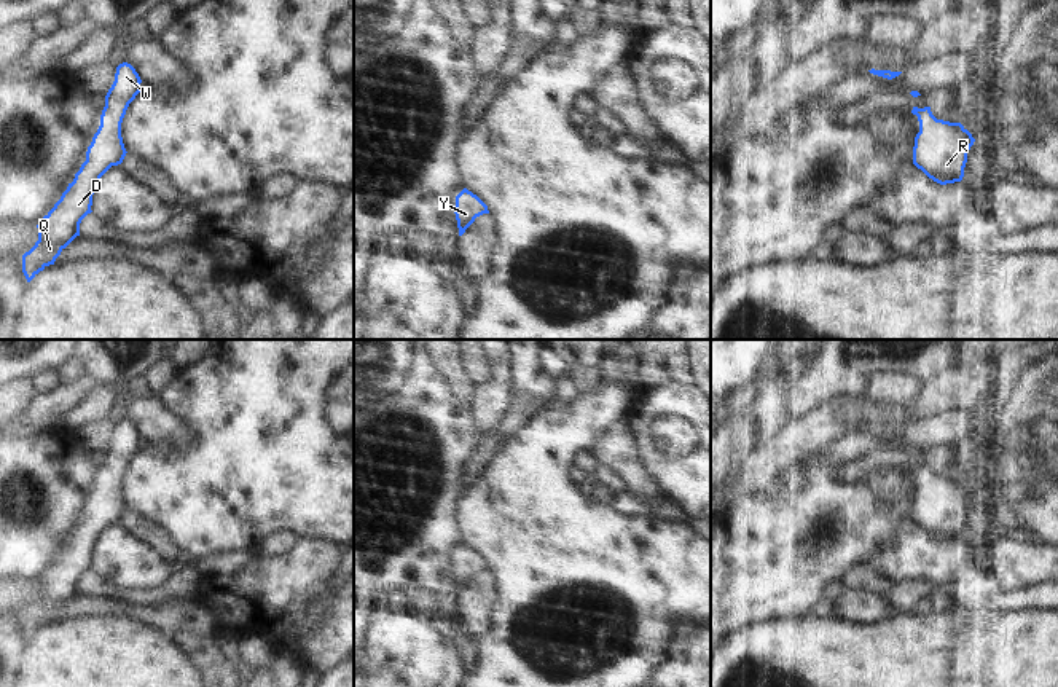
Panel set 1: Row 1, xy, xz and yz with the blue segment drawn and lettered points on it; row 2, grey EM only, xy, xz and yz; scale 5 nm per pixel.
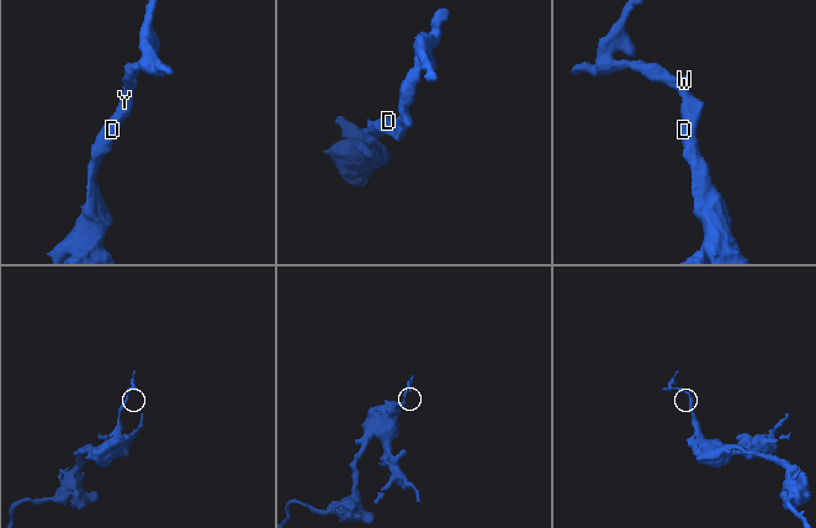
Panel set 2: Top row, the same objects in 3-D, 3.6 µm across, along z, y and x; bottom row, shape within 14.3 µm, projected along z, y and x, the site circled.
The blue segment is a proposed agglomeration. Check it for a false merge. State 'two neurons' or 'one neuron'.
one neuron

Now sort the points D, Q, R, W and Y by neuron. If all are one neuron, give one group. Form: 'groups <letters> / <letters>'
groups D Q R W Y

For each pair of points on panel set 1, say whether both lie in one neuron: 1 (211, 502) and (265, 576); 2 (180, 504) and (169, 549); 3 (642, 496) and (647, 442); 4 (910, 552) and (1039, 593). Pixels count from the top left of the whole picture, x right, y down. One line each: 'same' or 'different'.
1: different
2: different
3: different
4: same

